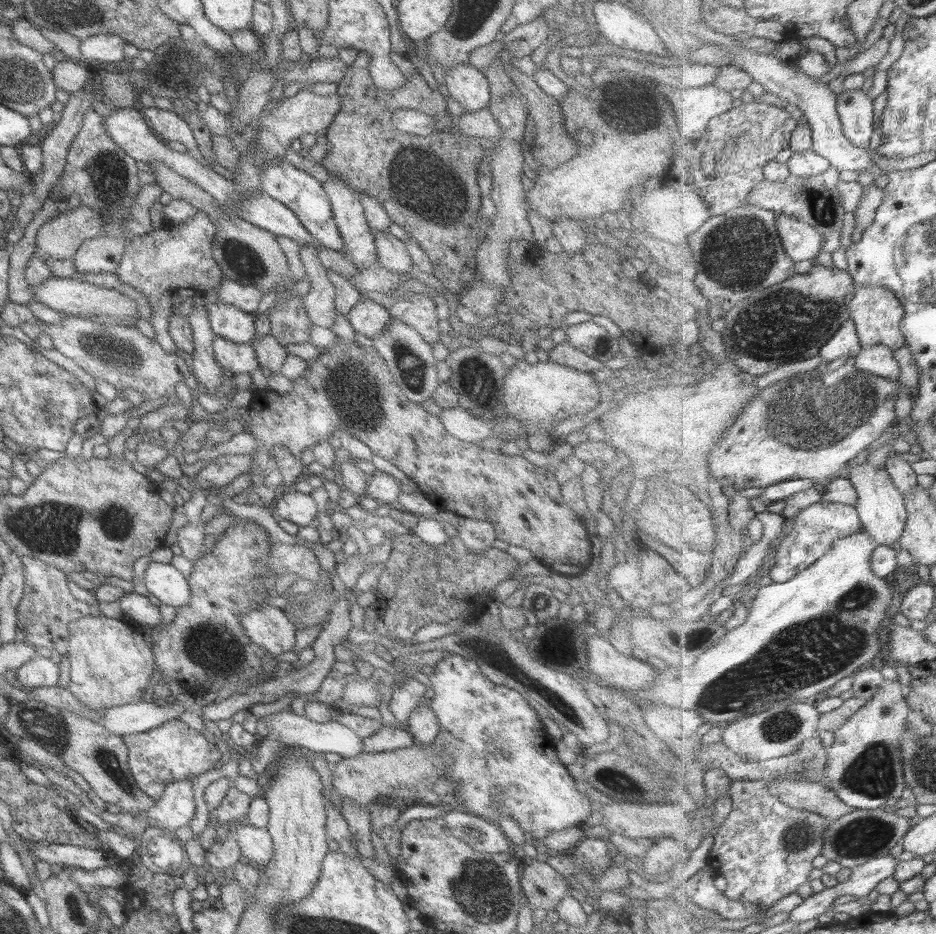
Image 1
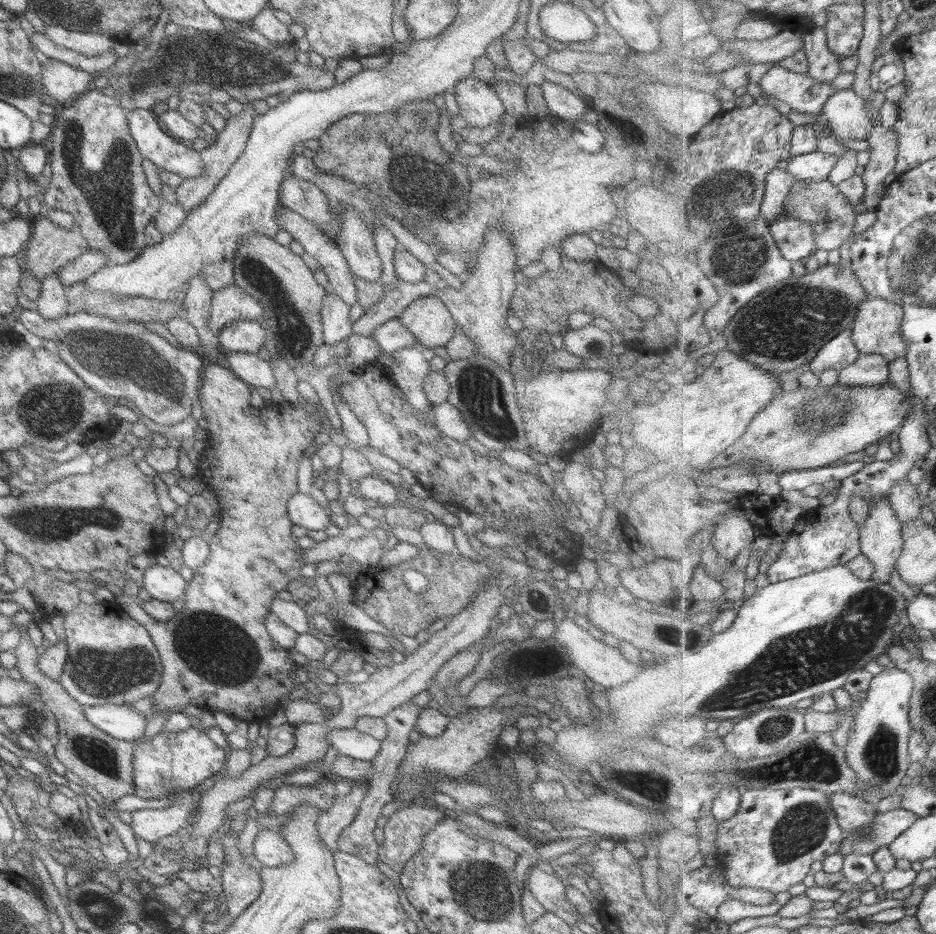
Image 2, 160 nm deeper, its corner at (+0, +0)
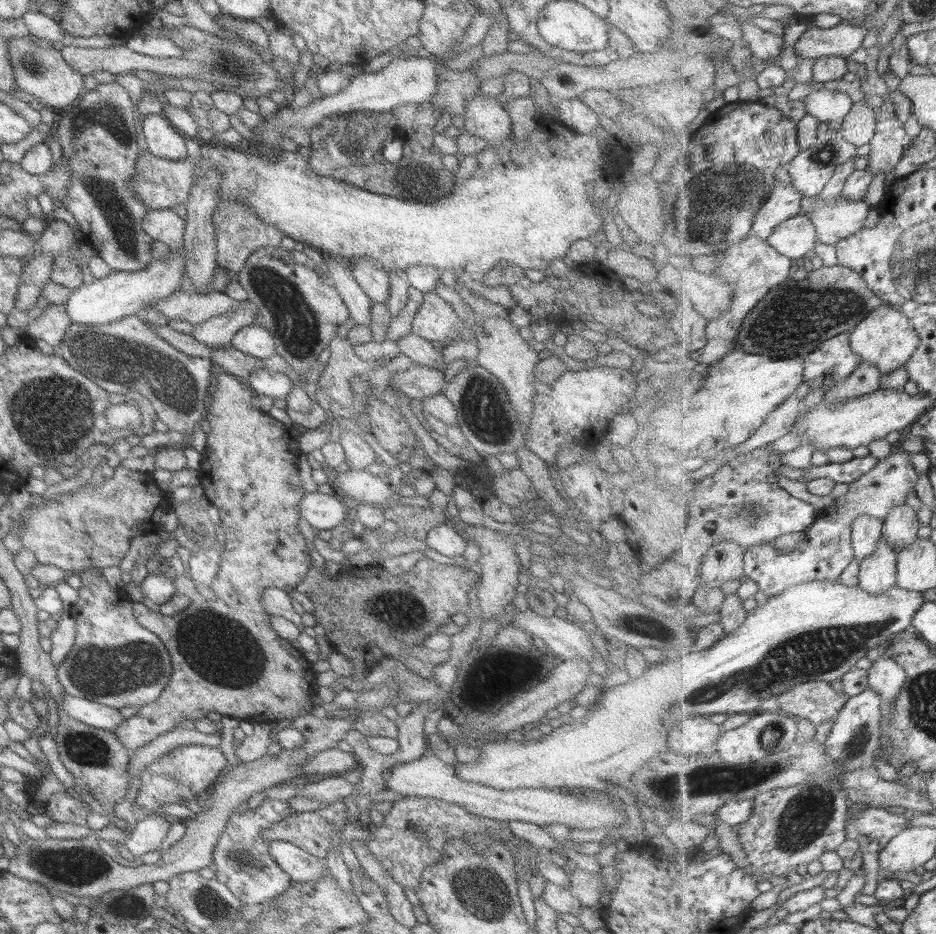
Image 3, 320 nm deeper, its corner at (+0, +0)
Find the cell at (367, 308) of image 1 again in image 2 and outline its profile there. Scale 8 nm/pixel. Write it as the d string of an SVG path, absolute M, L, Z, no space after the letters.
M395 317L375 328L369 336L371 340L375 340L375 344L383 353L389 355L409 347L419 346L415 337L411 336Z

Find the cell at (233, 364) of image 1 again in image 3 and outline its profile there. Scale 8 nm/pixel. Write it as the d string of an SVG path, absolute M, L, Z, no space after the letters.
M264 369L257 370L255 373L247 376L246 385L256 397L270 399L285 399L291 391L291 380L281 373L267 371Z

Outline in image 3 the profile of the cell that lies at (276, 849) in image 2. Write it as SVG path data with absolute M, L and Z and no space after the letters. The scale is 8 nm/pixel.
M271 841L267 854L293 883L317 883L326 868L321 859L282 841Z

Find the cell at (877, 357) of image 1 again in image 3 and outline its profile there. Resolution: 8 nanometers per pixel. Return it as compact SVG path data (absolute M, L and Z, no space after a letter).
M863 361L851 376L825 392L824 400L827 404L839 405L853 398L871 395L881 389L882 376L883 372L875 365Z

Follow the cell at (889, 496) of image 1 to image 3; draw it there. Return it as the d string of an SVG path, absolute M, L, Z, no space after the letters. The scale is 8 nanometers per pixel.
M882 536L877 550L860 563L858 585L869 594L885 594L898 584L898 554Z

